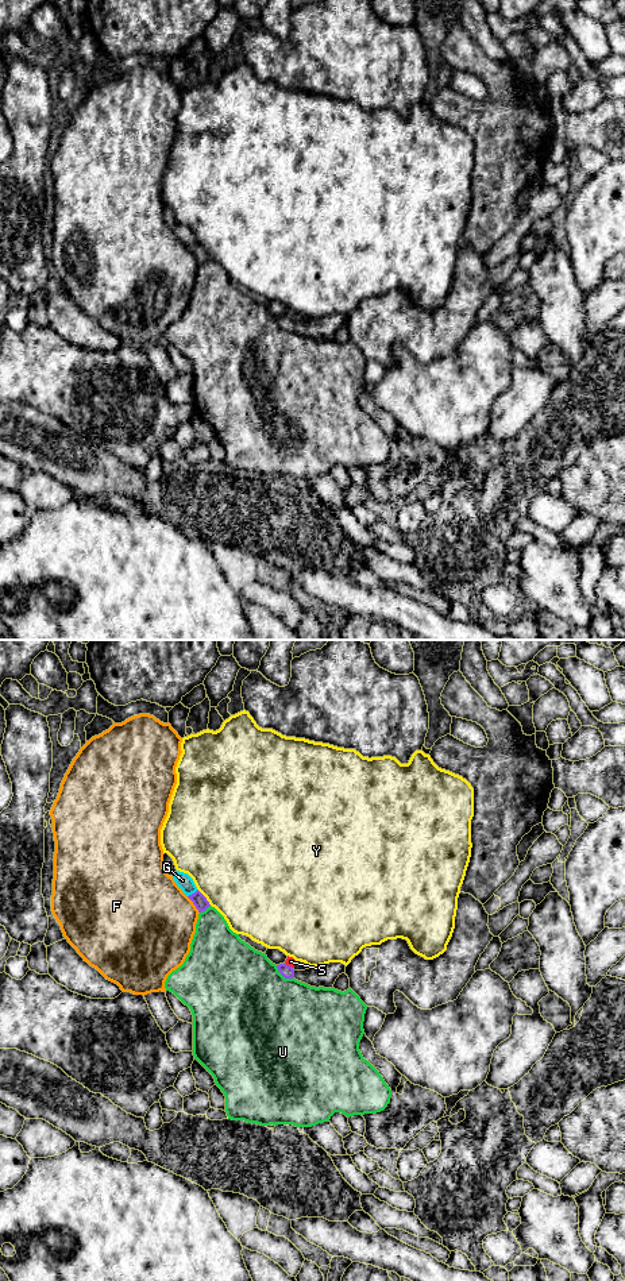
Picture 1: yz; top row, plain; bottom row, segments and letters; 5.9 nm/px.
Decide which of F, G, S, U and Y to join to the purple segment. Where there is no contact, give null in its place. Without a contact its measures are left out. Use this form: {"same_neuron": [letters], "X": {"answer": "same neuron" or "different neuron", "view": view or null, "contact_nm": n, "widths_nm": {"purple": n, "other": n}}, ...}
{"same_neuron": [], "F": {"answer": "different neuron", "view": "yz", "contact_nm": 130, "widths_nm": {"purple": 80, "other": 480}}, "G": {"answer": "different neuron", "view": "yz", "contact_nm": 80, "widths_nm": {"purple": 80, "other": 90}}, "S": {"answer": "different neuron", "view": "yz", "contact_nm": 60, "widths_nm": {"purple": 80, "other": 60}}, "U": {"answer": "different neuron", "view": "yz", "contact_nm": 130, "widths_nm": {"purple": 80, "other": 500}}, "Y": {"answer": "different neuron", "view": "yz", "contact_nm": 130, "widths_nm": {"purple": 80, "other": 500}}}

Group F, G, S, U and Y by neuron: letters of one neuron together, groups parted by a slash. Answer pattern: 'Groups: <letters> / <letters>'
Groups: F / G / S / U / Y

